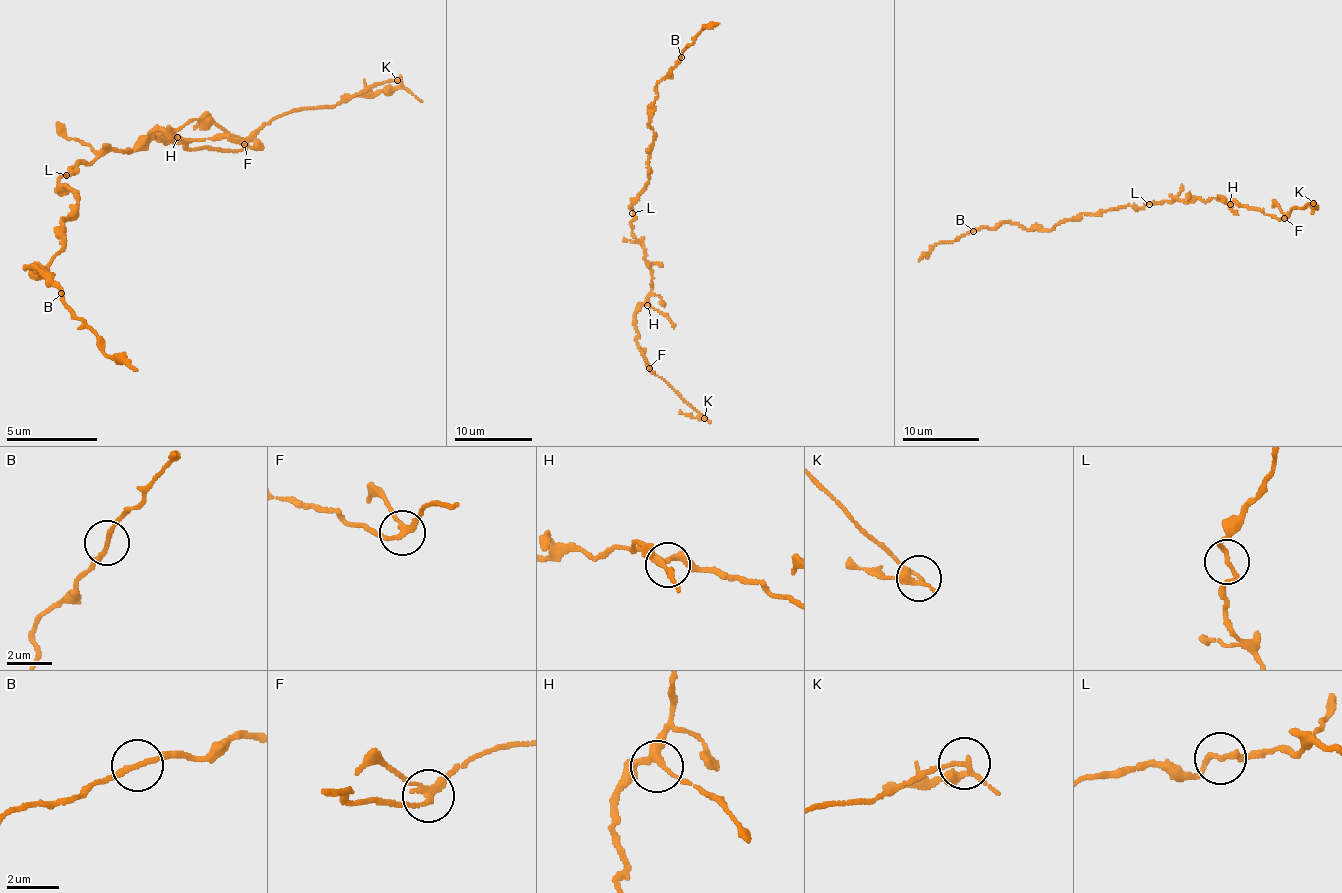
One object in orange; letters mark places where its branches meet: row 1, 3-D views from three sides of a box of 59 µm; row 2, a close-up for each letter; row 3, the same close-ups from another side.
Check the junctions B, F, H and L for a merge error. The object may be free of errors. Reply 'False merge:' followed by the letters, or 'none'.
False merge: F

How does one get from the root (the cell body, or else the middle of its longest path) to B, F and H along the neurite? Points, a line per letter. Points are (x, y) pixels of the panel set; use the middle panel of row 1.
B: (634, 213), (630, 207), (649, 175), (654, 134), (649, 106), (657, 95), (657, 85), (682, 56)
F: (634, 213), (632, 234), (643, 249), (651, 276), (651, 295), (635, 315), (636, 344), (649, 368)
H: (634, 213), (632, 234), (642, 247), (645, 263), (650, 268), (652, 286), (647, 305)

